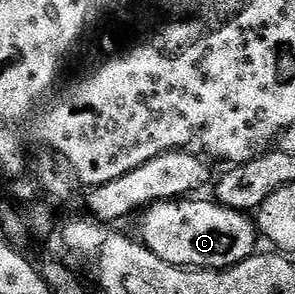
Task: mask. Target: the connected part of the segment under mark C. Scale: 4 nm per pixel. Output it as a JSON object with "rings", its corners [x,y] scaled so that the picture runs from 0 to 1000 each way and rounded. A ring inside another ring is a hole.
{"rings":[[[668,673],[542,680],[488,711],[471,813],[525,878],[553,878],[553,891],[580,891],[597,912],[698,912],[739,925],[875,854],[878,793],[854,731],[783,714],[722,673],[654,677]]]}

